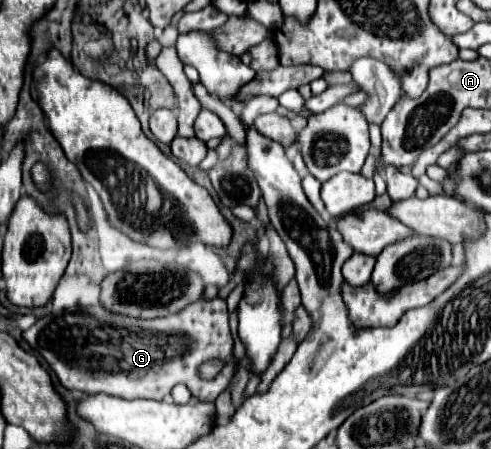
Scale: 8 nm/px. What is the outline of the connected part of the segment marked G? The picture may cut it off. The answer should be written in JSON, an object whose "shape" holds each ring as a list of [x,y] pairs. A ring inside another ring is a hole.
{"shape":[[[221,297],[199,299],[197,303],[191,303],[185,309],[171,313],[169,317],[157,317],[157,319],[135,319],[135,317],[117,315],[107,311],[103,305],[95,305],[95,307],[75,305],[71,309],[49,313],[37,319],[35,325],[23,331],[23,337],[37,353],[41,353],[41,357],[49,363],[49,367],[53,367],[63,387],[71,391],[75,389],[75,391],[91,393],[91,395],[107,393],[123,399],[145,397],[145,399],[163,401],[175,385],[183,383],[195,399],[215,401],[217,395],[227,389],[237,369],[237,359],[233,357],[233,337],[229,331],[227,301]],[[209,359],[221,359],[225,367],[213,381],[201,381],[197,367]]]}

